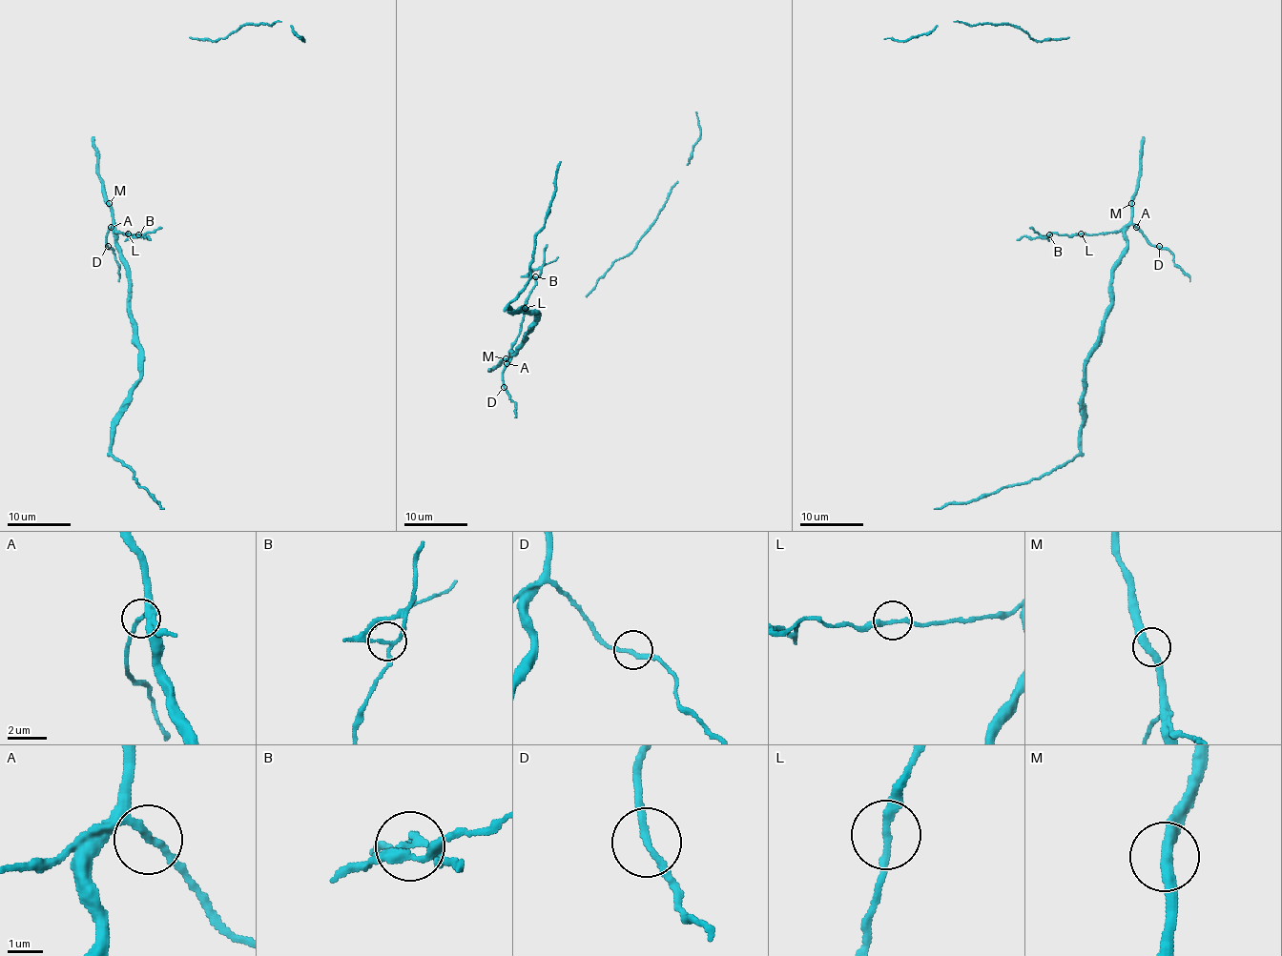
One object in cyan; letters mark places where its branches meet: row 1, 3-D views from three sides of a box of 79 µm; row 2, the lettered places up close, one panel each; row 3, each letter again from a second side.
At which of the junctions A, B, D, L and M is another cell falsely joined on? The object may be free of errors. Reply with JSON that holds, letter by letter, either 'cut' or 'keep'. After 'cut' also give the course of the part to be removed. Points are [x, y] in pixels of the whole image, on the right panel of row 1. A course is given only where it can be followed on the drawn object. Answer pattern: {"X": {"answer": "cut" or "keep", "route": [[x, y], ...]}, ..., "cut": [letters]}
{"A": {"answer": "keep"}, "B": {"answer": "cut", "route": [[1048, 234], [1043, 236], [1030, 227]]}, "D": {"answer": "keep"}, "L": {"answer": "keep"}, "M": {"answer": "keep"}, "cut": ["B"]}

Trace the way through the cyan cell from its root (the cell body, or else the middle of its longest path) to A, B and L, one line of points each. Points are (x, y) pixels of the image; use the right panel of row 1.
A: (1132, 203), (1132, 224), (1136, 227)
B: (1132, 203), (1131, 221), (1118, 230), (1091, 234), (1048, 234)
L: (1132, 203), (1131, 221), (1122, 229), (1091, 234), (1081, 233)

